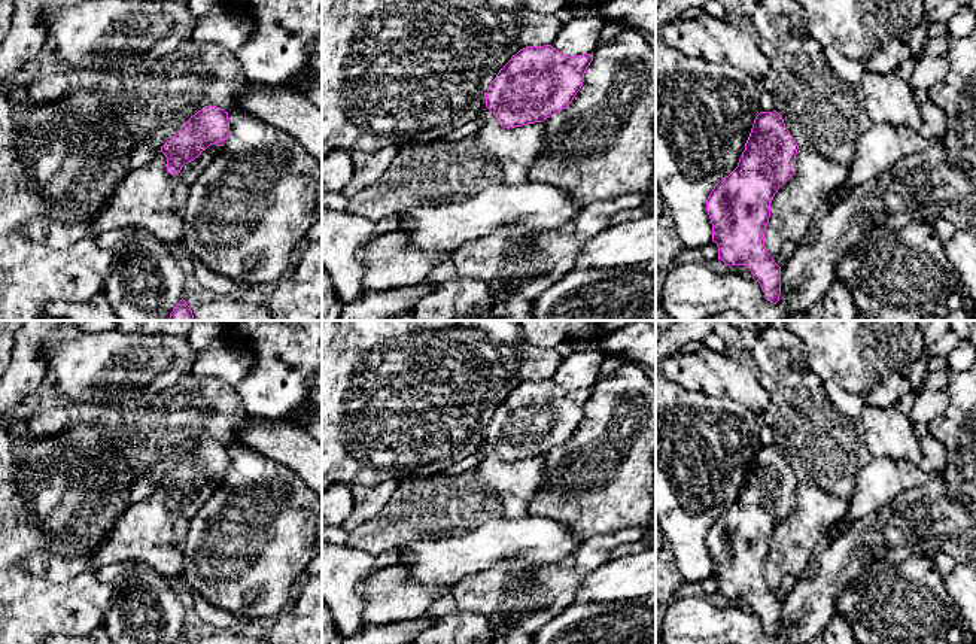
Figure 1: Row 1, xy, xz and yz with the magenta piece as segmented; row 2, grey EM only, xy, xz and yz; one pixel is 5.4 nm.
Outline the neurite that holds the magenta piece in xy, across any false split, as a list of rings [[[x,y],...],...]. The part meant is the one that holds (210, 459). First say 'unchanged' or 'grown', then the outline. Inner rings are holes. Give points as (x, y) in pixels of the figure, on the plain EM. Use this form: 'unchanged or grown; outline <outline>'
unchanged; outline [[[216,440],[198,444],[161,482],[159,486],[167,492],[167,505],[179,508],[185,498],[198,492],[210,479],[224,480],[228,468],[228,446]]]

